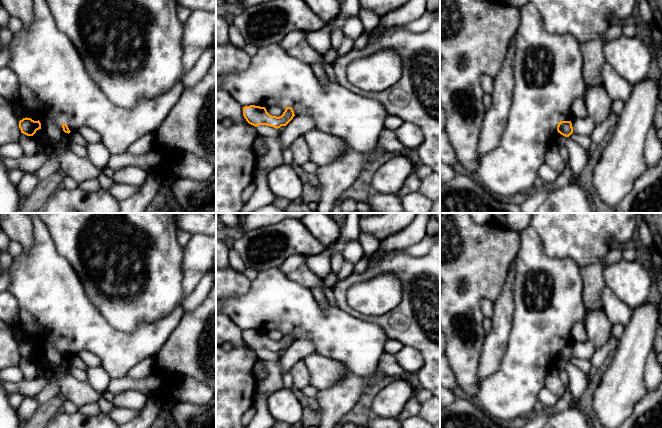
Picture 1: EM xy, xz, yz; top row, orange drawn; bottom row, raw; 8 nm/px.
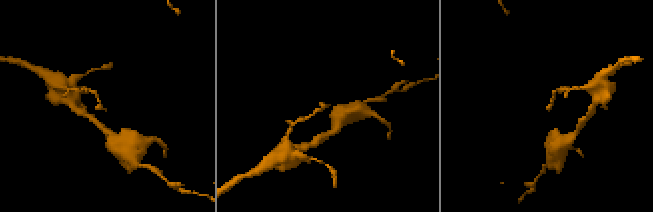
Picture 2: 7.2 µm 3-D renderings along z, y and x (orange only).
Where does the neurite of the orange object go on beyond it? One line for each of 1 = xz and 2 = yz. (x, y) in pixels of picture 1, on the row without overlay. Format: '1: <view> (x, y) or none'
1: none
2: none

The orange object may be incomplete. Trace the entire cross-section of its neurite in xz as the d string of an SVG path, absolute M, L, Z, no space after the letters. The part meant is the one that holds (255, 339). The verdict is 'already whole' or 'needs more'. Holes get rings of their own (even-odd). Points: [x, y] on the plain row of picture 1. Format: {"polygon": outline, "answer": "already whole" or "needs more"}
{"polygon": "M250 329L243 331L243 340L249 348L255 351L267 349L278 353L281 350L286 350L295 338L291 331L286 331L283 338L277 341L270 339L265 331Z", "answer": "already whole"}

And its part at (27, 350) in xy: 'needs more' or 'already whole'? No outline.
already whole

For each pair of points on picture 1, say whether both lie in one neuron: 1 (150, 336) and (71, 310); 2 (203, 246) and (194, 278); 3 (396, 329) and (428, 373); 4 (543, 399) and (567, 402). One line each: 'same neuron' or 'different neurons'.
1: same neuron
2: same neuron
3: same neuron
4: different neurons

